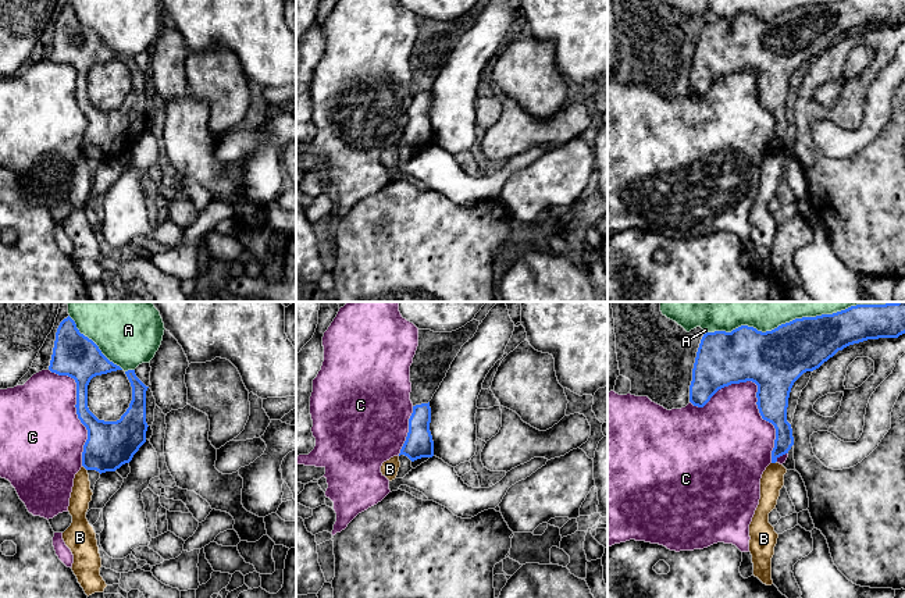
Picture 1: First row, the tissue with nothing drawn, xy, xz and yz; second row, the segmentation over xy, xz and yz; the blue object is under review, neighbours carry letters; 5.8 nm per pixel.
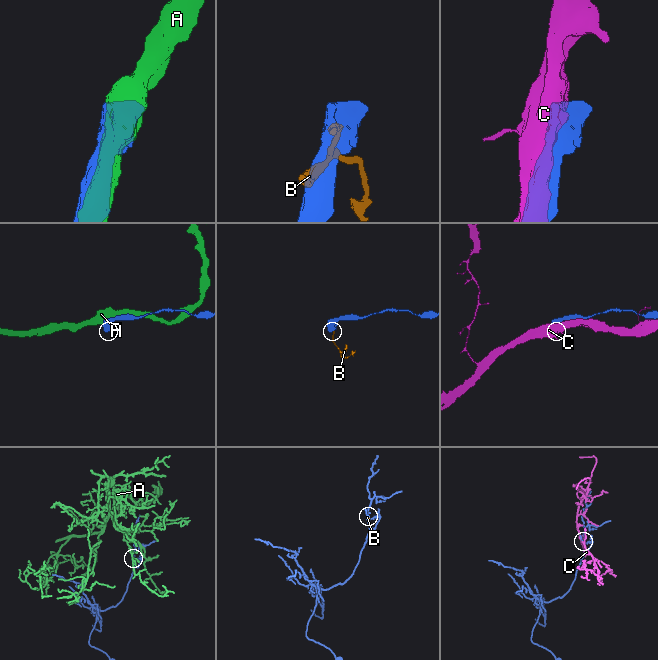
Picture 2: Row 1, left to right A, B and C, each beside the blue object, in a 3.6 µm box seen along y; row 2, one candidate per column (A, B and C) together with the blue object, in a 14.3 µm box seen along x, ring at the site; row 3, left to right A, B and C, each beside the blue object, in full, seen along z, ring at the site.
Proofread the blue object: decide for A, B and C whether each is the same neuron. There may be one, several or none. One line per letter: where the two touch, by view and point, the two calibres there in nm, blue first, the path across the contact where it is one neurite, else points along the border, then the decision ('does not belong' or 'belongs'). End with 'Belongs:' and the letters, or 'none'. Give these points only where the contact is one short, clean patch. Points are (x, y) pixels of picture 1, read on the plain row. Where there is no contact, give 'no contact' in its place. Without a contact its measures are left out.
A: meets blue in xy at (95, 32); 260 nm thick on the blue side, 320 nm on the other; does not belong
B: meets blue in xy at (84, 155); 280 nm thick on the blue side, 120 nm on the other; border along xy (82, 153), (86, 159); does not belong
C: meets blue in yz at (756, 81); 340 nm thick on the blue side, 380 nm on the other; does not belong
Belongs: none

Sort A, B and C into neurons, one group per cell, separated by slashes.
A / B / C

